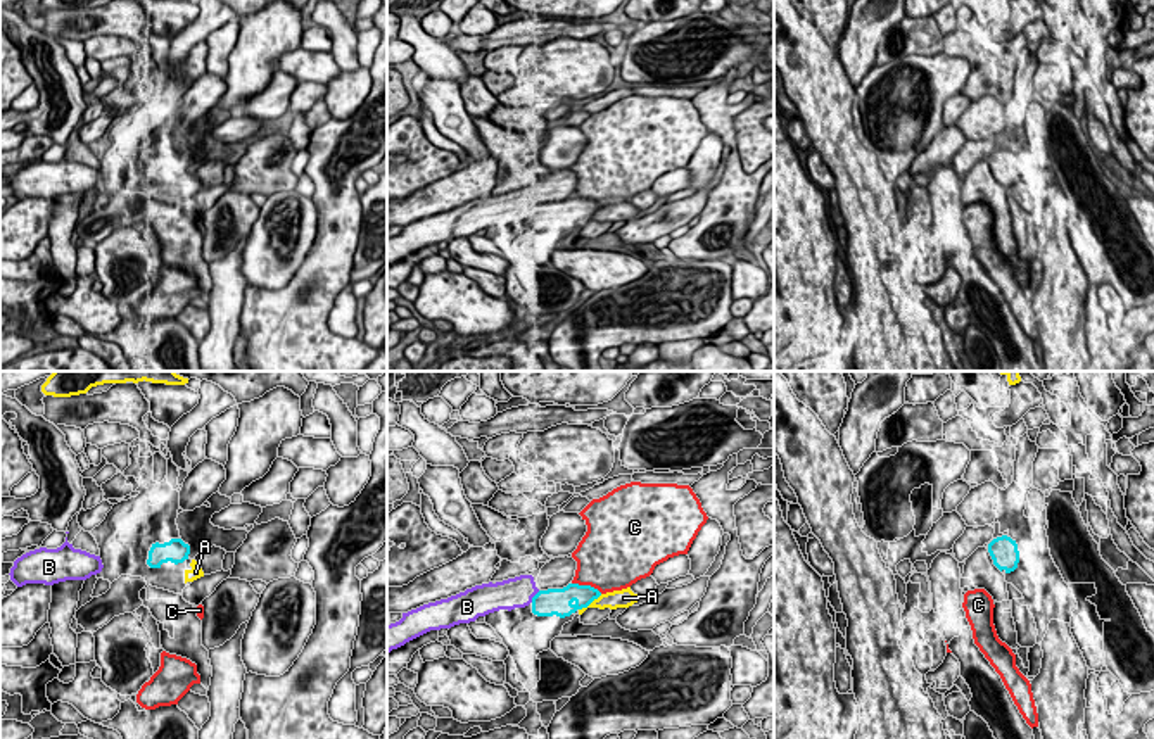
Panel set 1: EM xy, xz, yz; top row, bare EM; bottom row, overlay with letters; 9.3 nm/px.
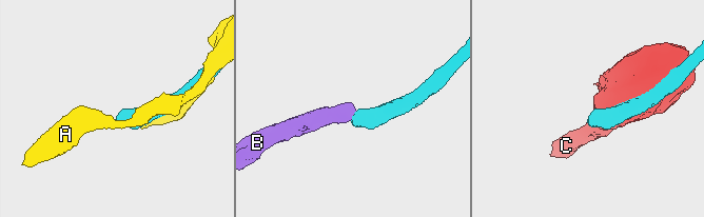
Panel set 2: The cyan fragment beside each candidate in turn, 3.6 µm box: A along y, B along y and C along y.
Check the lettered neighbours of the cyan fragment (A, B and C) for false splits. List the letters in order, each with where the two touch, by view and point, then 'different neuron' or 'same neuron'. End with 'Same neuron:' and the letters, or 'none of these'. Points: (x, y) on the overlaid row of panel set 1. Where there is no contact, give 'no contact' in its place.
A: xz (589, 603) | different neuron
B: xz (534, 596) | same neuron
C: xz (588, 586) | different neuron
Same neuron: B

